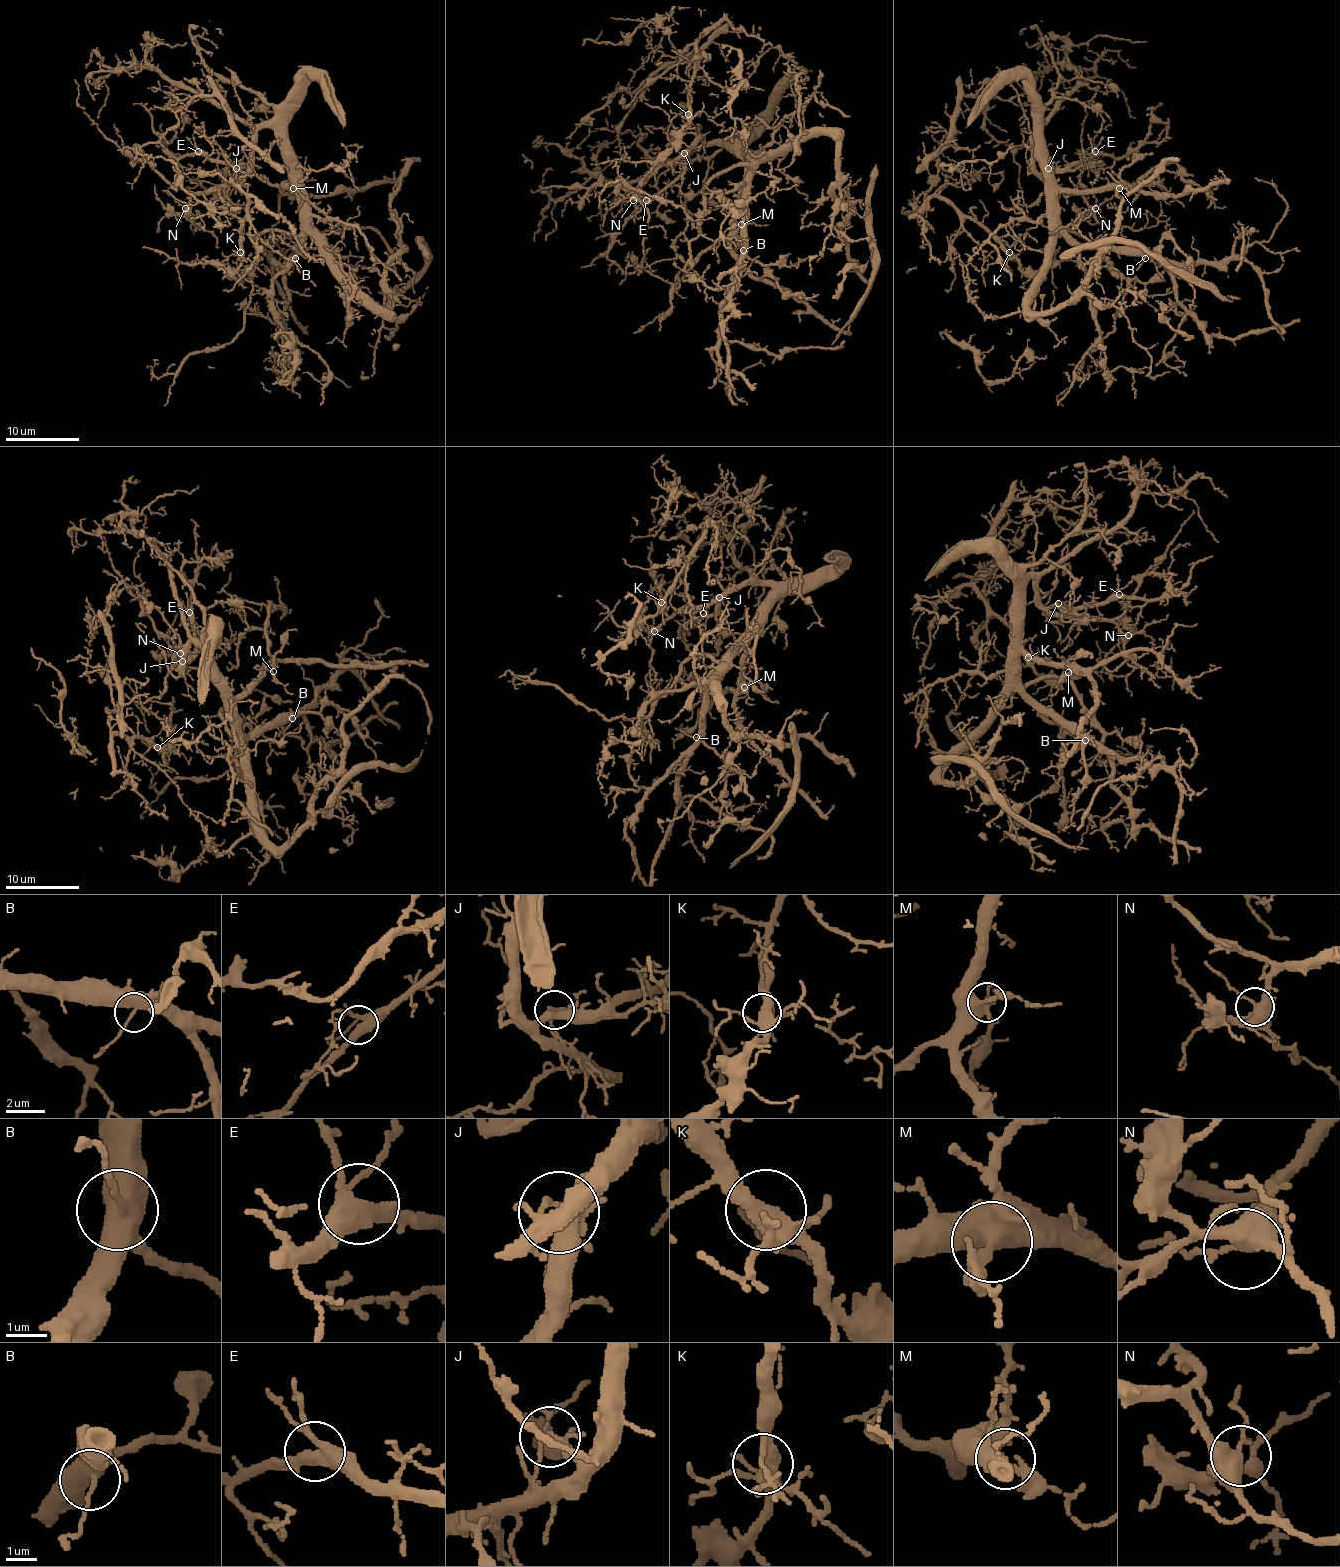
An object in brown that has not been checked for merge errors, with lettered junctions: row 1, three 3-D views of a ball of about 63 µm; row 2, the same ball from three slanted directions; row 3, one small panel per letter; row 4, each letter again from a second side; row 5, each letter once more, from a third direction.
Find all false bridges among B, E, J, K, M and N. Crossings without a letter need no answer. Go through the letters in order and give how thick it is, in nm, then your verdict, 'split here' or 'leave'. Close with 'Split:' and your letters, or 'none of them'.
B: 400 nm thick; leave
E: 400 nm thick; leave
J: 360 nm thick; leave
K: 400 nm thick; leave
M: 340 nm thick; leave
N: 400 nm thick; leave
Split: none of them

